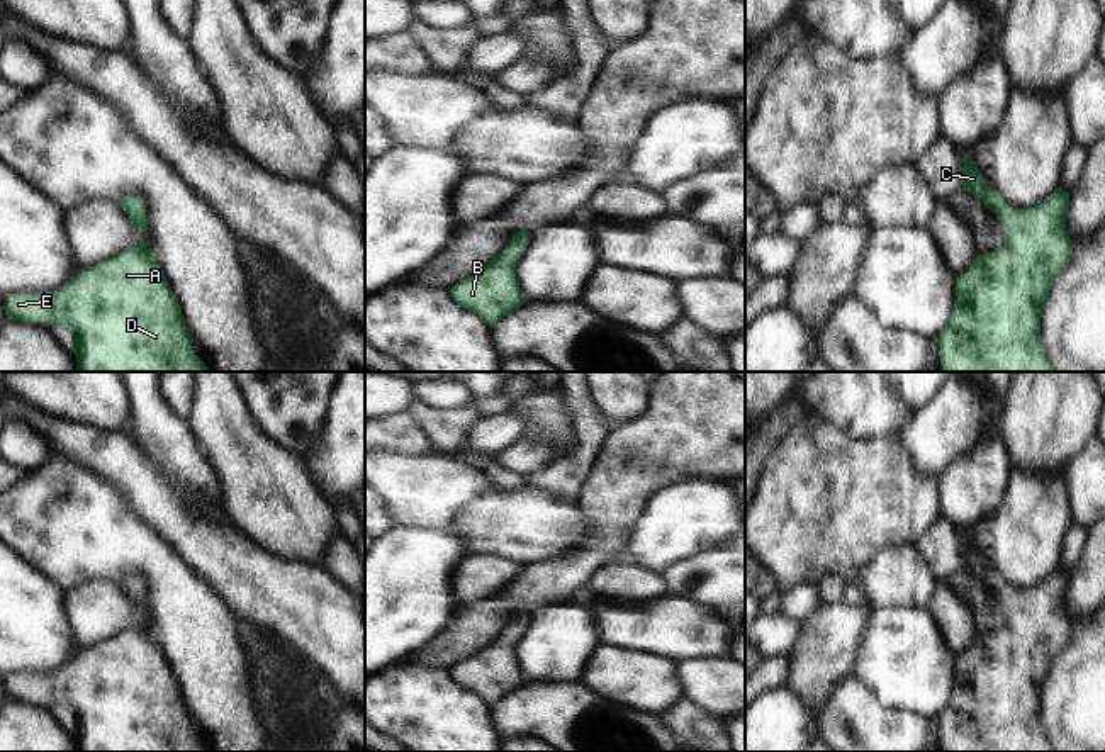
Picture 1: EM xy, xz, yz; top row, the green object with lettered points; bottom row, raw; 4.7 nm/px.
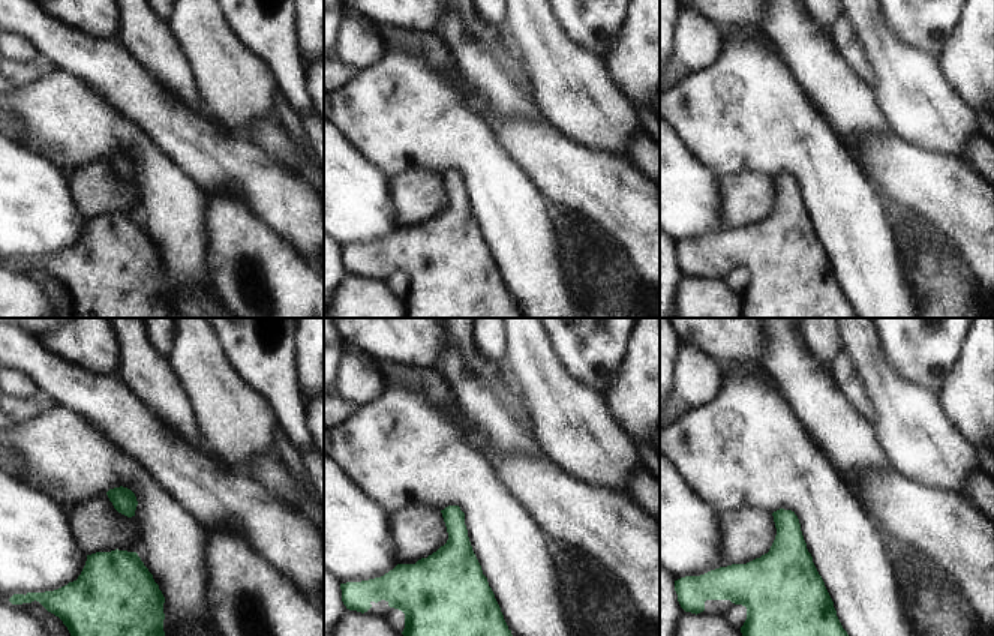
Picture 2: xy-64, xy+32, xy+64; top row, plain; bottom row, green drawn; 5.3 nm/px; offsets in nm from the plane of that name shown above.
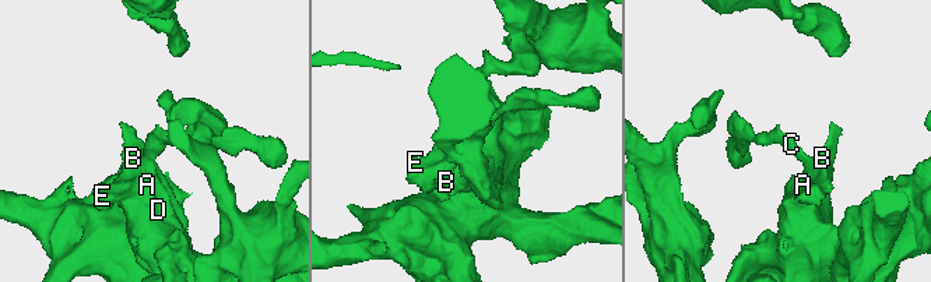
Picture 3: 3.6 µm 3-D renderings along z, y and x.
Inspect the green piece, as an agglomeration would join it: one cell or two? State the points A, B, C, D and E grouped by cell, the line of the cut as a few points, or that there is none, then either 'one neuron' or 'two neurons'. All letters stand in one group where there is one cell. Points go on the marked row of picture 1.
groups A B C D E; cut none; one neuron

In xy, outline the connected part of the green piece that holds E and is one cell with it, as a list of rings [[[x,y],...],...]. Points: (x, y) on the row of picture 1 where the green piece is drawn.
[[[148,241],[80,270],[59,290],[5,297],[5,314],[29,324],[51,319],[66,326],[78,372],[210,372],[192,351],[182,306]]]

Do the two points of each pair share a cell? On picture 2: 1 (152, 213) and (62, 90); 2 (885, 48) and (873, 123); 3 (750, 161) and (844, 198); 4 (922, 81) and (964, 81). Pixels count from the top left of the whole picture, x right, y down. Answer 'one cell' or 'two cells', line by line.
1: one cell
2: two cells
3: one cell
4: two cells

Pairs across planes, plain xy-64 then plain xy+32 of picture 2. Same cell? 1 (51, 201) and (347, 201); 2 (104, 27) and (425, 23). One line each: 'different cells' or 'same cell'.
1: same cell
2: same cell

